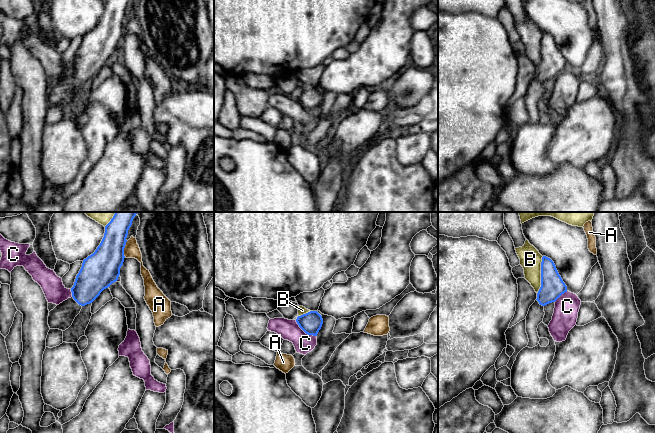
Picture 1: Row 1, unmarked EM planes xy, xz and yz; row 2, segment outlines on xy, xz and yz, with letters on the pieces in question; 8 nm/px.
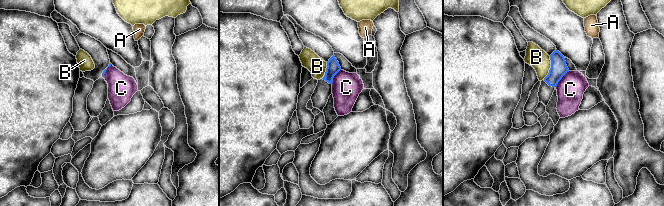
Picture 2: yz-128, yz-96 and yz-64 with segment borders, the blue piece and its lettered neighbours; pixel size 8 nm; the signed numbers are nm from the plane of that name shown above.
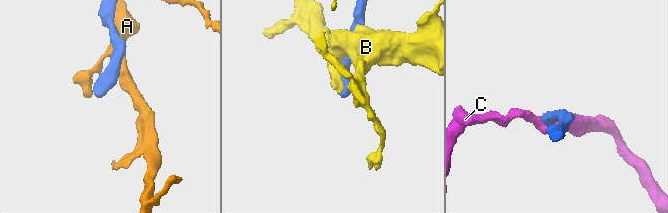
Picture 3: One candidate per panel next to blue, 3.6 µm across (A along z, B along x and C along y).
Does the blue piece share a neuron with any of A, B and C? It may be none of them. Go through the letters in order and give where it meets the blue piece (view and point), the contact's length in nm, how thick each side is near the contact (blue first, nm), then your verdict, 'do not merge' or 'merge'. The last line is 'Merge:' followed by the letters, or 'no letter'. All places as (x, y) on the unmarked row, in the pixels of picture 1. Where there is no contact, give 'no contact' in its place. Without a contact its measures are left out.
A: meets blue in xy at (123, 25); contact 130 nm long; 280 nm thick on the blue side, 120 nm on the other; do not merge
B: meets blue in yz at (541, 51); contact 300 nm long; 190 nm thick on the blue side, 180 nm on the other; do not merge
C: meets blue in xz at (305, 108); contact 220 nm long; 170 nm thick on the blue side, 160 nm on the other; do not merge
Merge: no letter

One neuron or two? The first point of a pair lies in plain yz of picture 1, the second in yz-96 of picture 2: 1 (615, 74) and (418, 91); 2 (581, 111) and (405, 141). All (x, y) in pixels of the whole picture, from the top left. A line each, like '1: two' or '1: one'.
1: two
2: two

